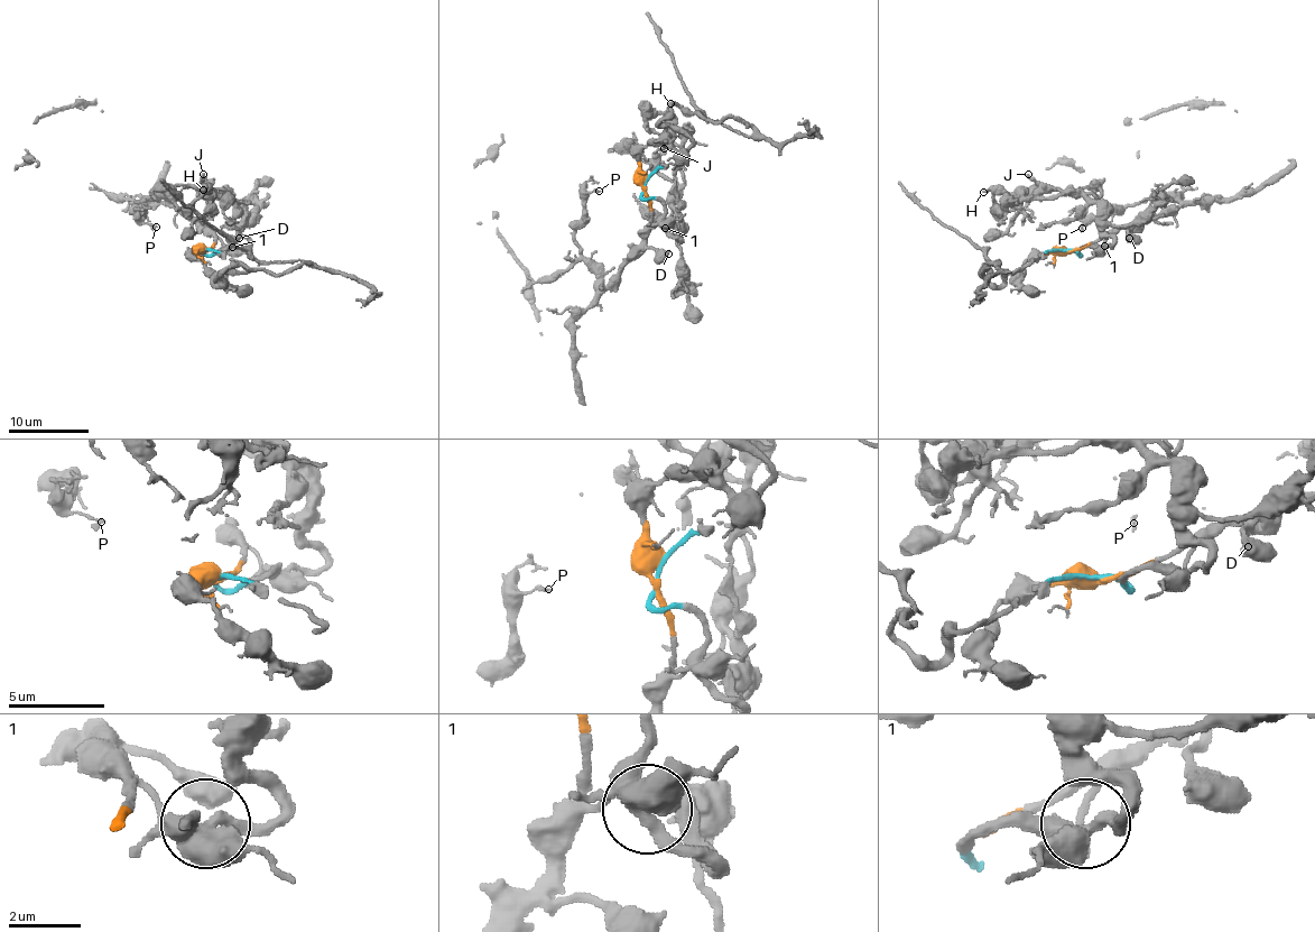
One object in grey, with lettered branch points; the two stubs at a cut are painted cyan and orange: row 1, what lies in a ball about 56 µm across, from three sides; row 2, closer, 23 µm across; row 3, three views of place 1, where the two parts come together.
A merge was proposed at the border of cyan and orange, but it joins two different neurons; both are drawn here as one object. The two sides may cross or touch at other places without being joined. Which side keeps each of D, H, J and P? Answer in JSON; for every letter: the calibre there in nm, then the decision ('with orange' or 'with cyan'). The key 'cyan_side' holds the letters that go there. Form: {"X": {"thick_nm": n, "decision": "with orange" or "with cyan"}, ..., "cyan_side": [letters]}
{"D": {"thick_nm": 650, "decision": "with orange"}, "H": {"thick_nm": 180, "decision": "with cyan"}, "J": {"thick_nm": 280, "decision": "with cyan"}, "P": {"thick_nm": 180, "decision": "with orange"}, "cyan_side": ["H", "J"]}

